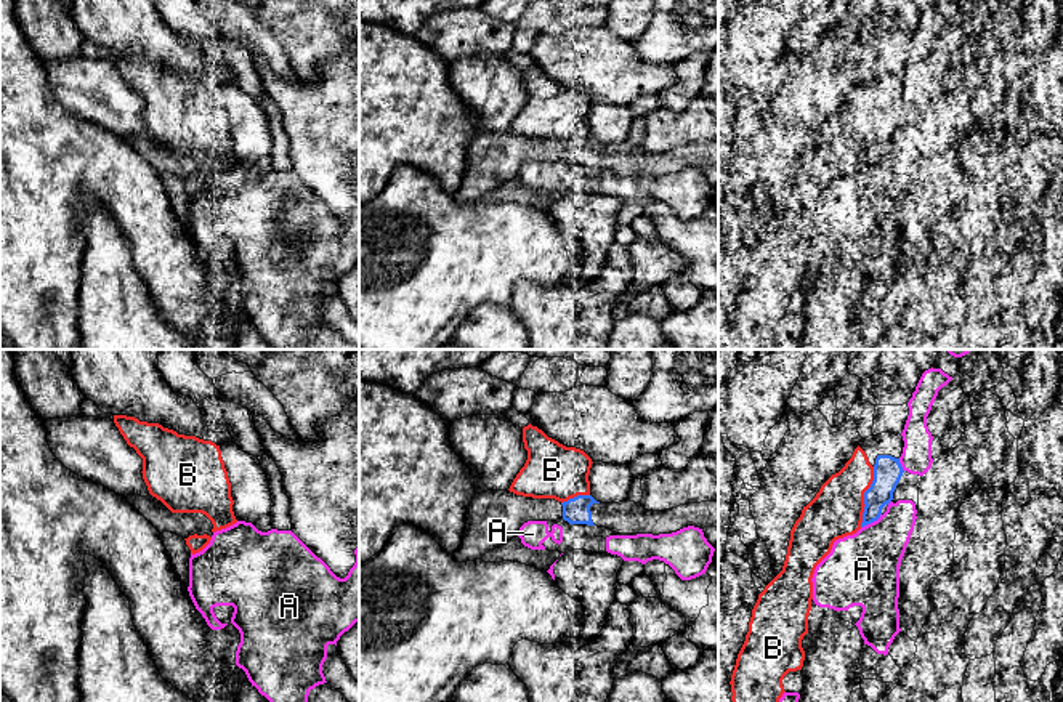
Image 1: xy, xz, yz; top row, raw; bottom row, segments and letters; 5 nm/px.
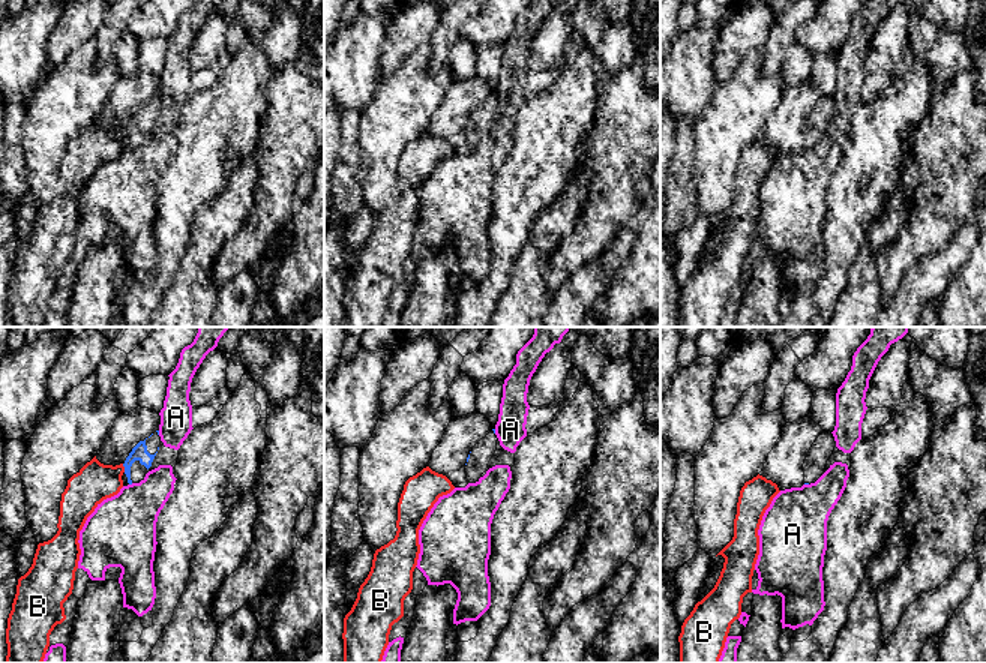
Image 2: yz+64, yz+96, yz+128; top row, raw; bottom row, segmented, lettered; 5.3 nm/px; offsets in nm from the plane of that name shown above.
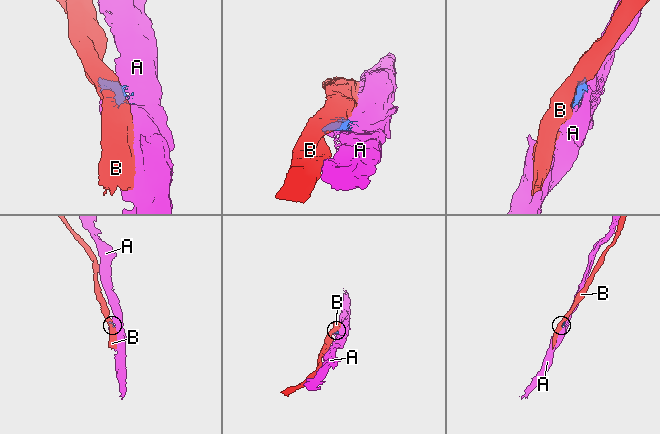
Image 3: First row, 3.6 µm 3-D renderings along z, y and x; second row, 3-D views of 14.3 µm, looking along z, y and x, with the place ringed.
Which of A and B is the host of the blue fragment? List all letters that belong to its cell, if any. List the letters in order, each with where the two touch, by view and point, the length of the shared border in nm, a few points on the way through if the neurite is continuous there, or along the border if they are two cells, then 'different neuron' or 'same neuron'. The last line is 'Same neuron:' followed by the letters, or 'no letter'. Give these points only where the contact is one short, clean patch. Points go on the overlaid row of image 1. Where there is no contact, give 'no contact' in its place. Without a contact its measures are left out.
A: yz (871, 521) | 130 nm | different neuron
B: yz (864, 497) | 320 nm | different neuron
Same neuron: no letter

